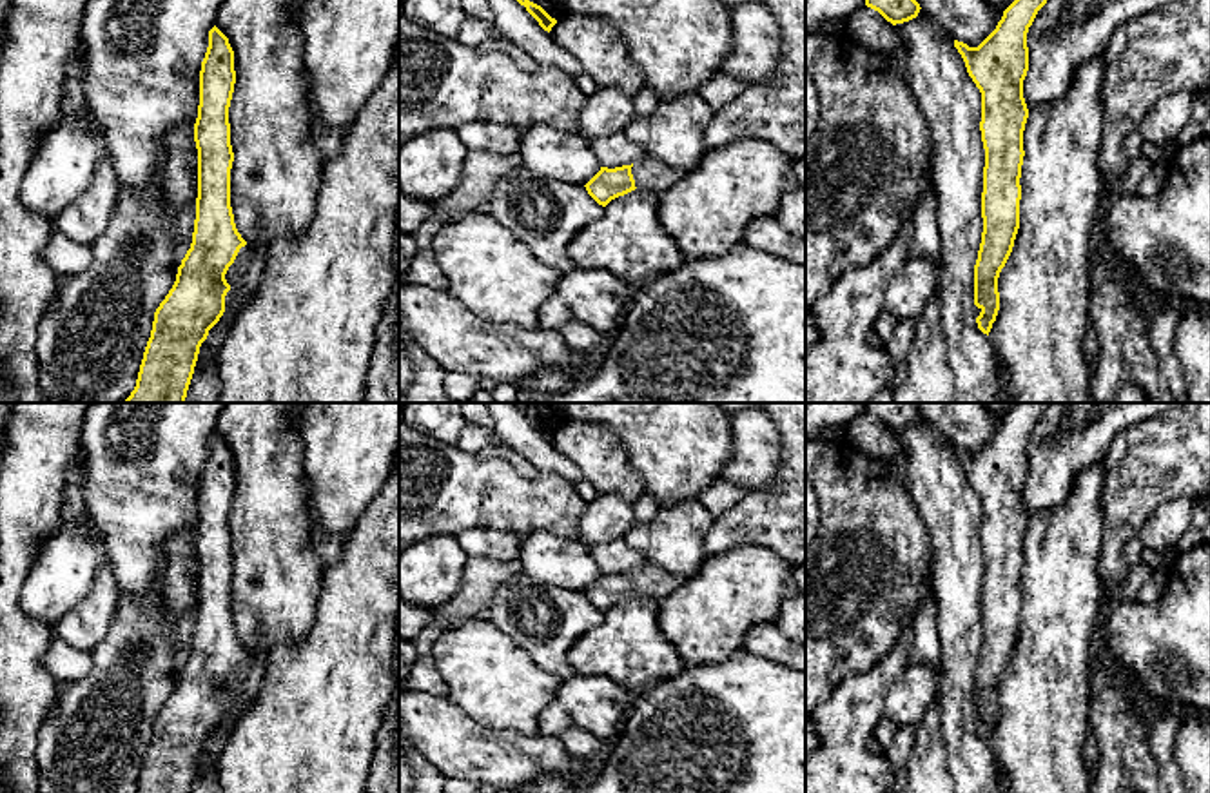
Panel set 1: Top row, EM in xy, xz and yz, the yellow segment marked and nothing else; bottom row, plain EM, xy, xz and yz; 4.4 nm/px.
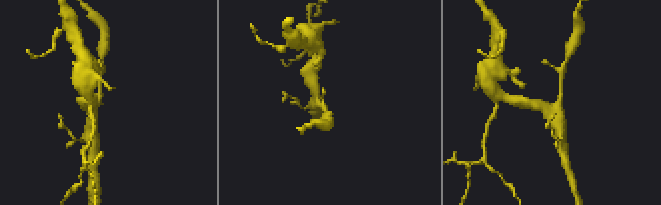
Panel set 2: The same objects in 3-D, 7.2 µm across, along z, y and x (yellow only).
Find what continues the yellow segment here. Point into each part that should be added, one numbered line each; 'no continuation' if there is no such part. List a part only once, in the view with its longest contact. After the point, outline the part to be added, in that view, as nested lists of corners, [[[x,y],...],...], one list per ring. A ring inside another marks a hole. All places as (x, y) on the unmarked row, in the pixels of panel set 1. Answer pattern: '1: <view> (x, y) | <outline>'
1: xy (245, 679) | [[[249,650],[239,655],[234,670],[229,673],[225,686],[232,697],[225,702],[225,713],[241,715],[261,690],[267,666],[265,659],[252,655]]]

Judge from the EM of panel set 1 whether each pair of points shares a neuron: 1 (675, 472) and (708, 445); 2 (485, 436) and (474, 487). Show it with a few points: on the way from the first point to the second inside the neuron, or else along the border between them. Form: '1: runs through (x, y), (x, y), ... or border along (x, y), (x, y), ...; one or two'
1: runs through (683, 465), (701, 447); one
2: border along (456, 445), (476, 454); two

